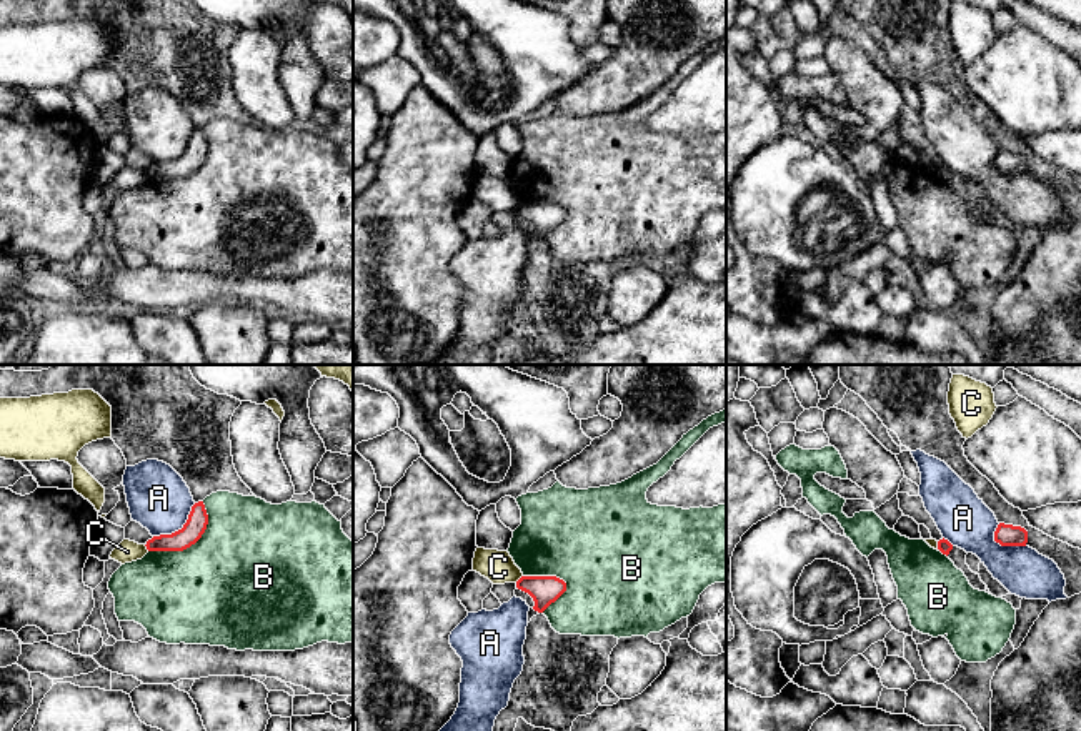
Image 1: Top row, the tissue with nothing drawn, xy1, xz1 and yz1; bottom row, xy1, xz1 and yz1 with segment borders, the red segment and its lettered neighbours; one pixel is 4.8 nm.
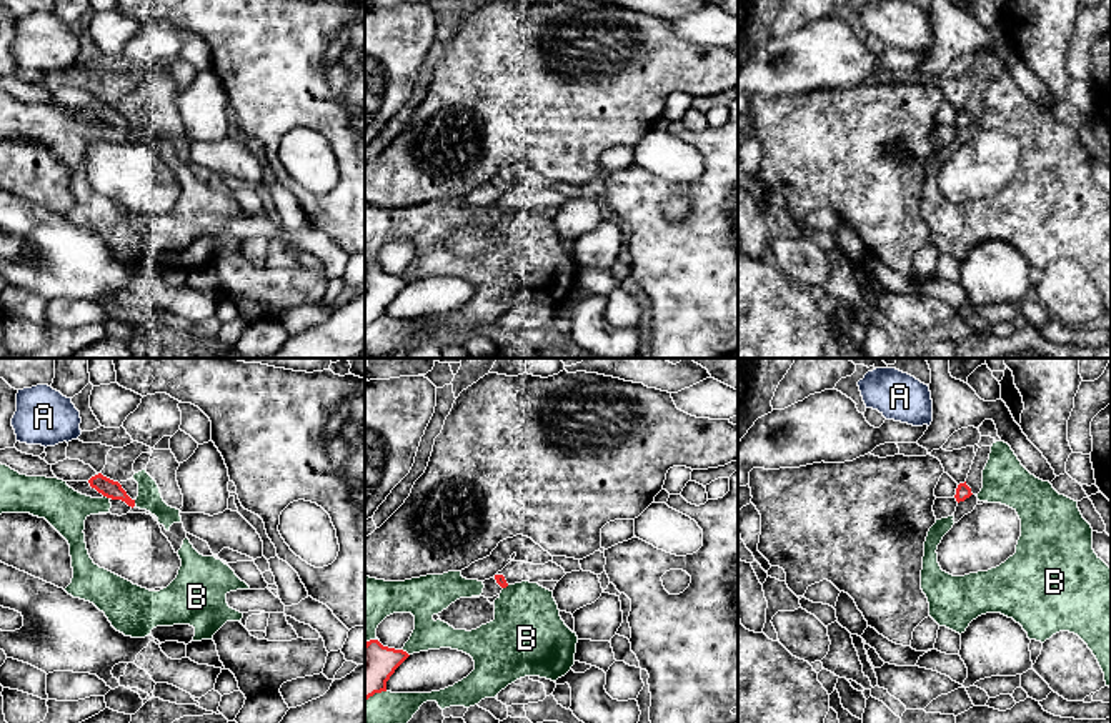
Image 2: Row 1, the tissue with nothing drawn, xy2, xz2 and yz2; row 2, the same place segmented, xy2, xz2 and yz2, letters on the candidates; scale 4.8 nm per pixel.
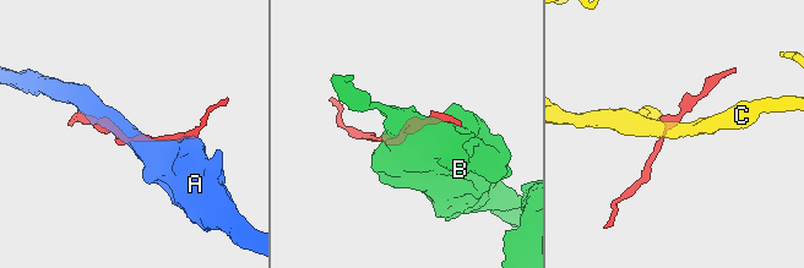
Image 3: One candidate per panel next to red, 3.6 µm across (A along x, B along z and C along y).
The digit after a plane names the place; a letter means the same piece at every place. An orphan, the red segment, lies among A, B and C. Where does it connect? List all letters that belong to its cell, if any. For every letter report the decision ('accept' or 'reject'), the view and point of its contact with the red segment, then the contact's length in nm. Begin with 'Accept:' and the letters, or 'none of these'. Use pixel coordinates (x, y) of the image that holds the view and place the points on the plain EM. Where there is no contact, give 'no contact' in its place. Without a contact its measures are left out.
Accept: none of these
A: reject | xy1 (179, 157) | 260 nm
B: reject | xy1 (192, 170) | 360 nm
C: reject | xz1 (520, 205) | 50 nm

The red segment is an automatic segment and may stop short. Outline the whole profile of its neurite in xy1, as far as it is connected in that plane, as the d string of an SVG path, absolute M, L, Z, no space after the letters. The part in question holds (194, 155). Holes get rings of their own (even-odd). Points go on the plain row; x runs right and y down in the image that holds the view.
M203 128L192 133L187 150L182 157L172 162L153 163L147 168L148 178L183 178L195 172L205 160L208 152L208 142Z

